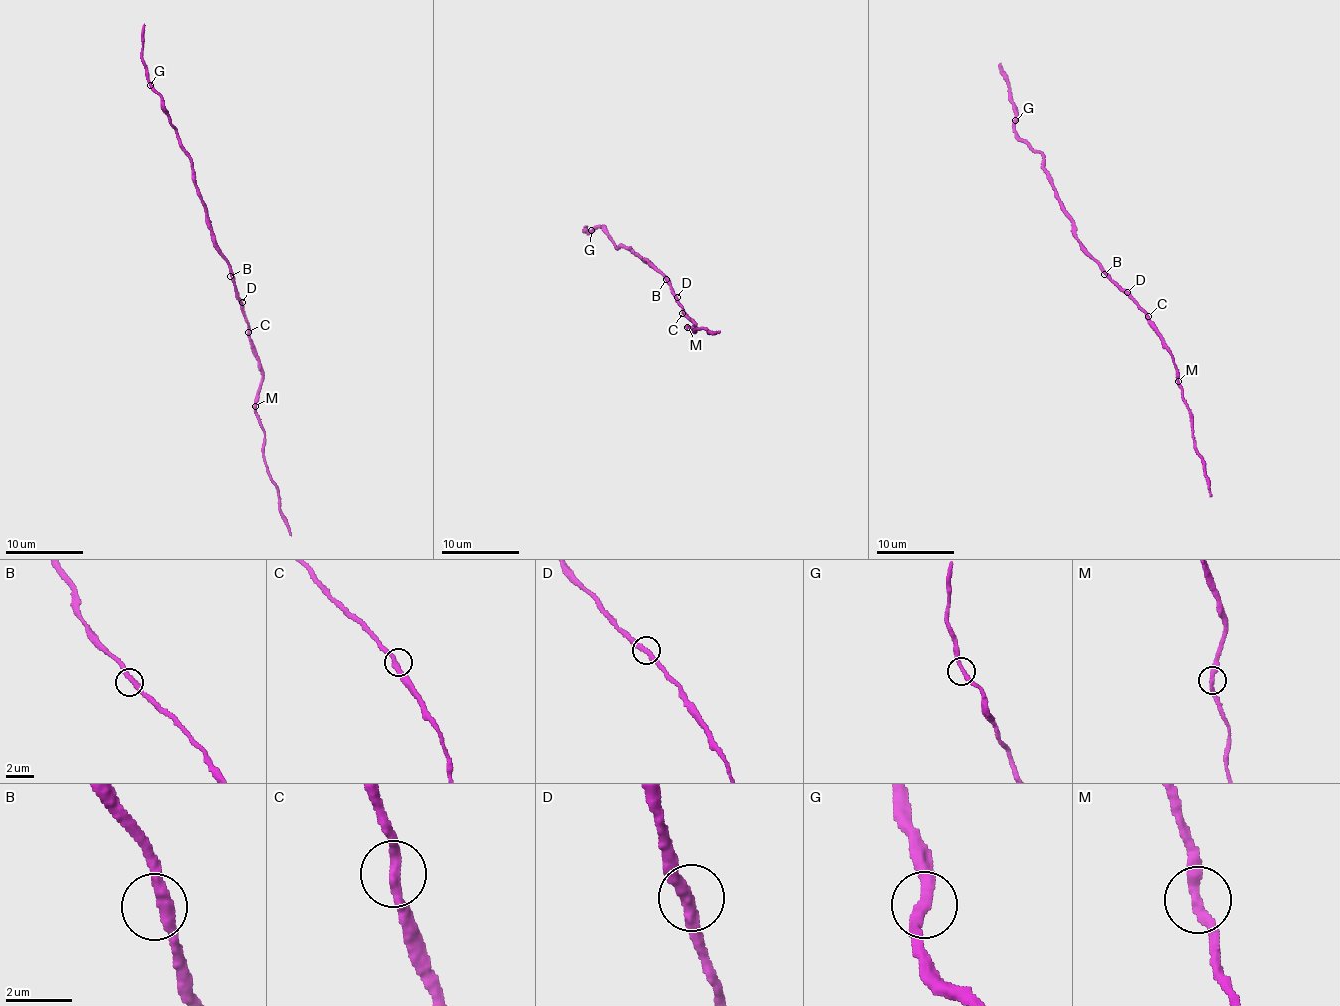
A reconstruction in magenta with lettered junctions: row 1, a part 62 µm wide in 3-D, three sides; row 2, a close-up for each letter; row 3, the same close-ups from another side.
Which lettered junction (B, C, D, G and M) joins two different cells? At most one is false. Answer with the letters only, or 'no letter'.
no letter

